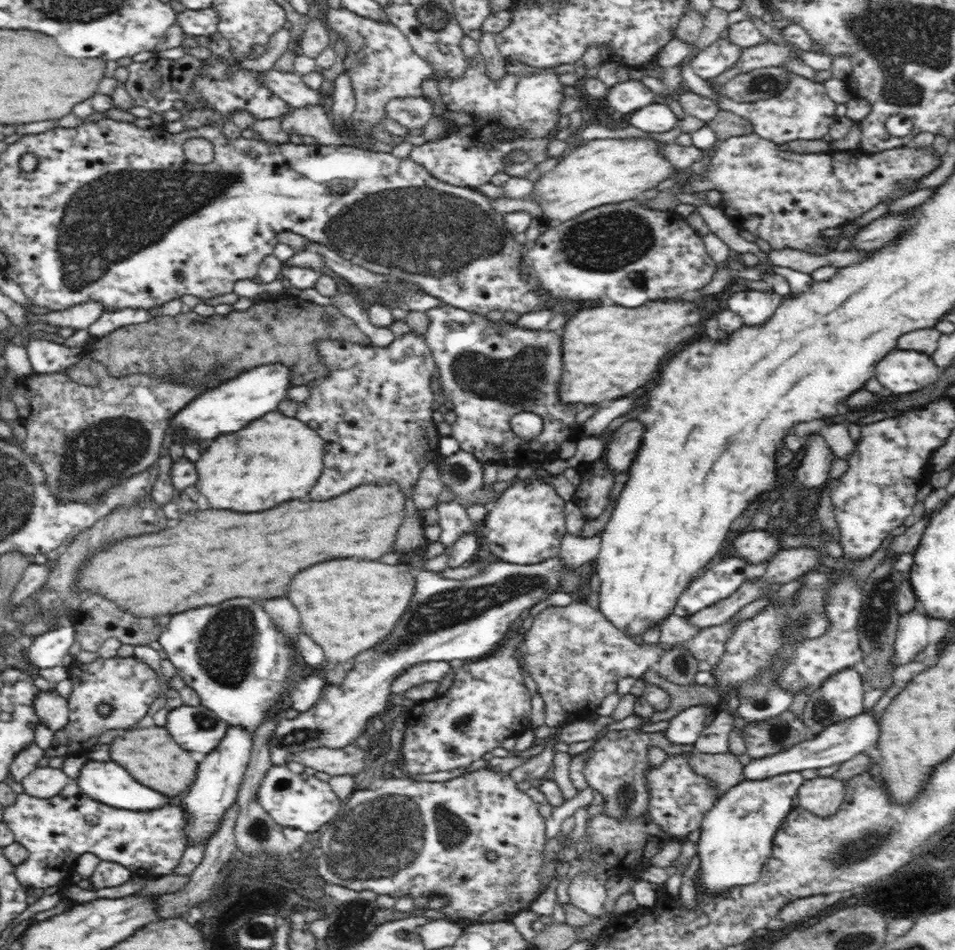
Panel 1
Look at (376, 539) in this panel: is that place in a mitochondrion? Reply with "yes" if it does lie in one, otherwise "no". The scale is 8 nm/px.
no

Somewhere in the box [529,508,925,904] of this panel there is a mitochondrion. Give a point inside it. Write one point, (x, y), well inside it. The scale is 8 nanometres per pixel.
(874, 842)

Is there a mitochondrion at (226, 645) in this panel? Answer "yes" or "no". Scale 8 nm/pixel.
yes

